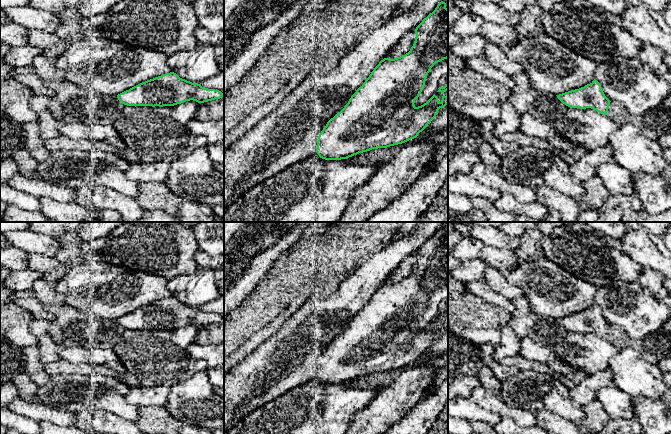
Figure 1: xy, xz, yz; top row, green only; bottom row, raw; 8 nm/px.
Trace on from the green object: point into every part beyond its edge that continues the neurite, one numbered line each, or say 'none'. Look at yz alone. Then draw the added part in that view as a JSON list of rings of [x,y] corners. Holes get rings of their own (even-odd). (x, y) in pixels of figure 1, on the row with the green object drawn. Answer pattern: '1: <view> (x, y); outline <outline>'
none

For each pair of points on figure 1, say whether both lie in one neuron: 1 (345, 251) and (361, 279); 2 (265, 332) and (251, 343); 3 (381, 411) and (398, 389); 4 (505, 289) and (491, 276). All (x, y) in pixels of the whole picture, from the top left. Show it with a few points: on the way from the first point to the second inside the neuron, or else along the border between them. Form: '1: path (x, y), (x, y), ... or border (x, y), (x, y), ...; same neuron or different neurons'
1: border (374, 254), (339, 285); different neurons
2: path (262, 334), (254, 341); same neuron
3: path (386, 406), (398, 394); same neuron
4: path (502, 286), (494, 278); same neuron

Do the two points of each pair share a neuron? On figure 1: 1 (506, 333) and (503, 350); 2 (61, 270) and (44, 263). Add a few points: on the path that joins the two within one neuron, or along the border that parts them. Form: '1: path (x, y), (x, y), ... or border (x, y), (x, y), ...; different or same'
1: path (506, 337), (506, 346); same
2: path (57, 270), (52, 270), (48, 266); same

